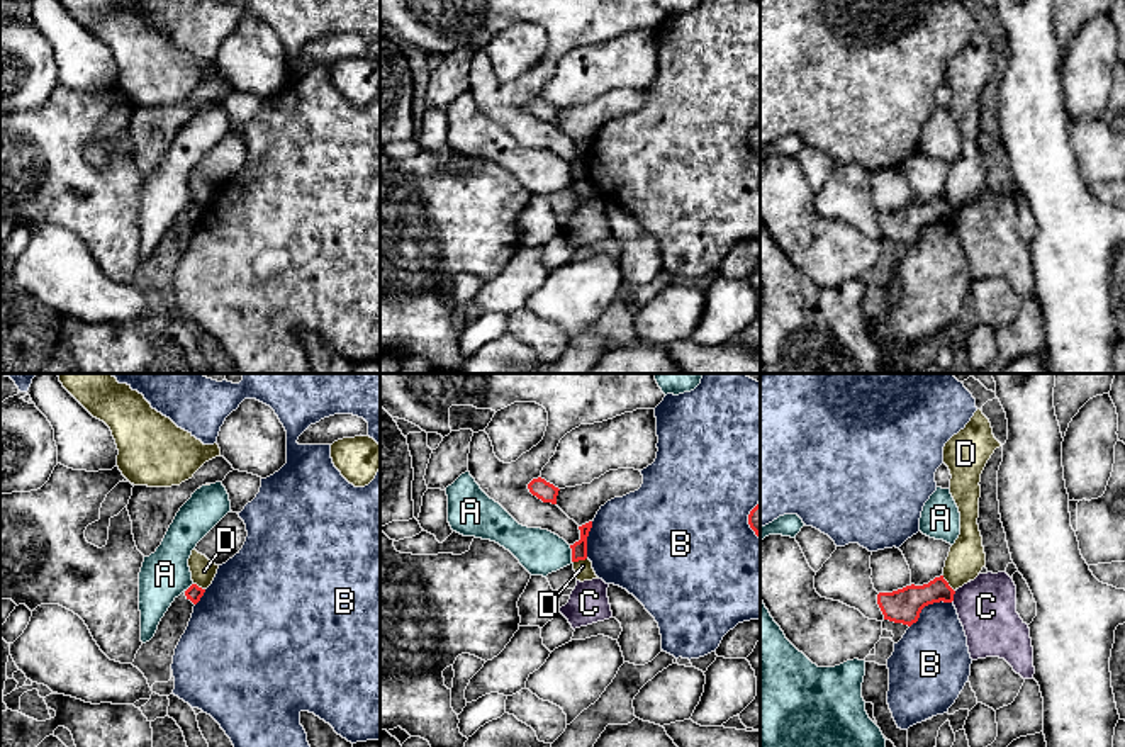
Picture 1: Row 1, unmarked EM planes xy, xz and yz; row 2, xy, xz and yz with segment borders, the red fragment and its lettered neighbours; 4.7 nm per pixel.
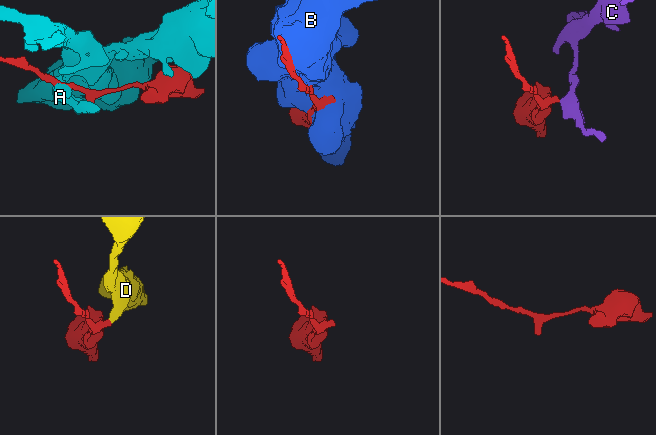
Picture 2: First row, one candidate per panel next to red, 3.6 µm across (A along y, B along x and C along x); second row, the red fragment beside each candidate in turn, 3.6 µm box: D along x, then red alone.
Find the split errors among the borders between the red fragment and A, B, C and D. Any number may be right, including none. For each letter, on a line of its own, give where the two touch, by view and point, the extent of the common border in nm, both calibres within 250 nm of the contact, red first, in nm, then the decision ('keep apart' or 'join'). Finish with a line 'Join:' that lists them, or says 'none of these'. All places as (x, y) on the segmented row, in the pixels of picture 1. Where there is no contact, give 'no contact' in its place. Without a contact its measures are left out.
A: contact xz (572, 554); length 90 nm; calibres 80 and 220 nm; keep apart
B: contact yz (927, 605); length 240 nm; calibres 160 and 340 nm; keep apart
C: contact yz (952, 596); length 60 nm; calibres 160 and 280 nm; keep apart
D: contact yz (947, 584); length 100 nm; calibres 160 and 180 nm; keep apart
Join: none of these

